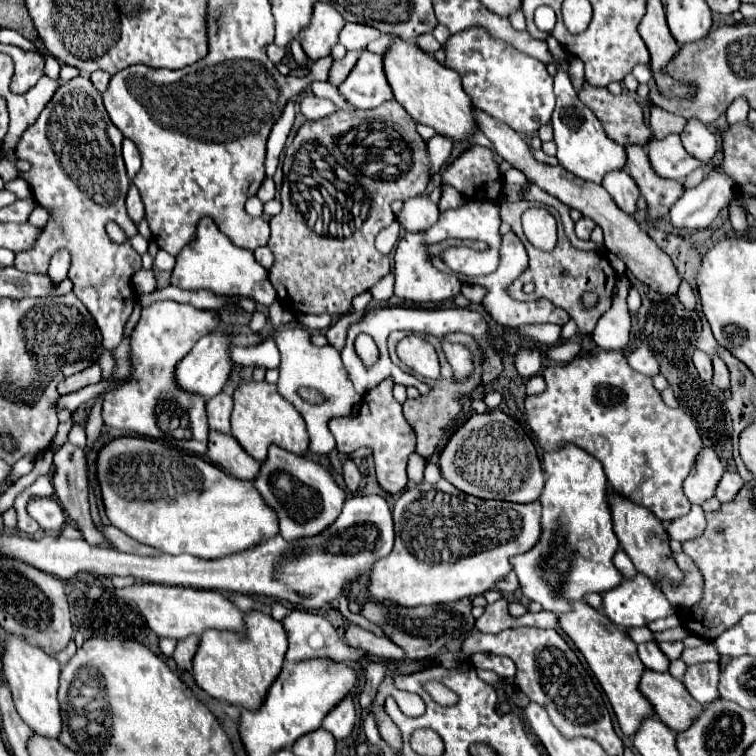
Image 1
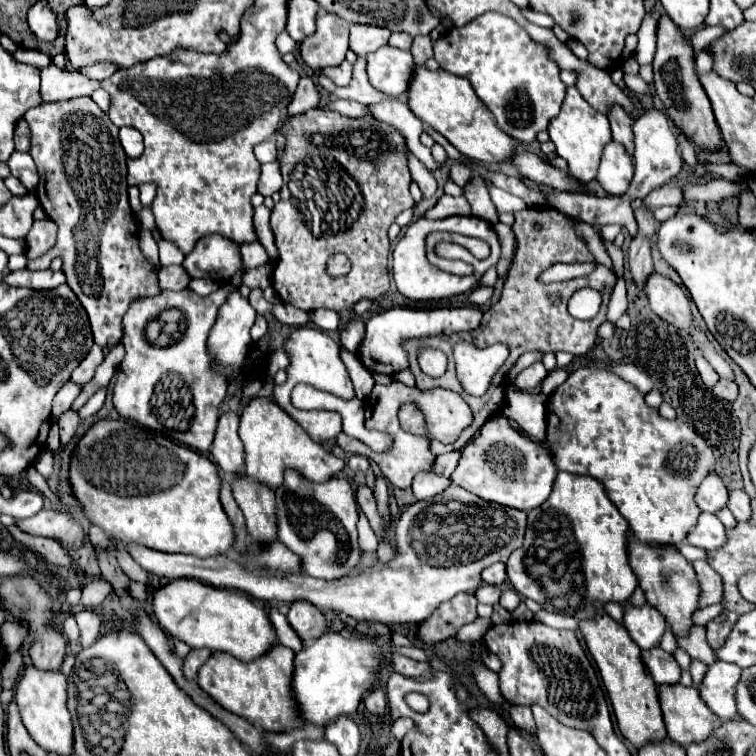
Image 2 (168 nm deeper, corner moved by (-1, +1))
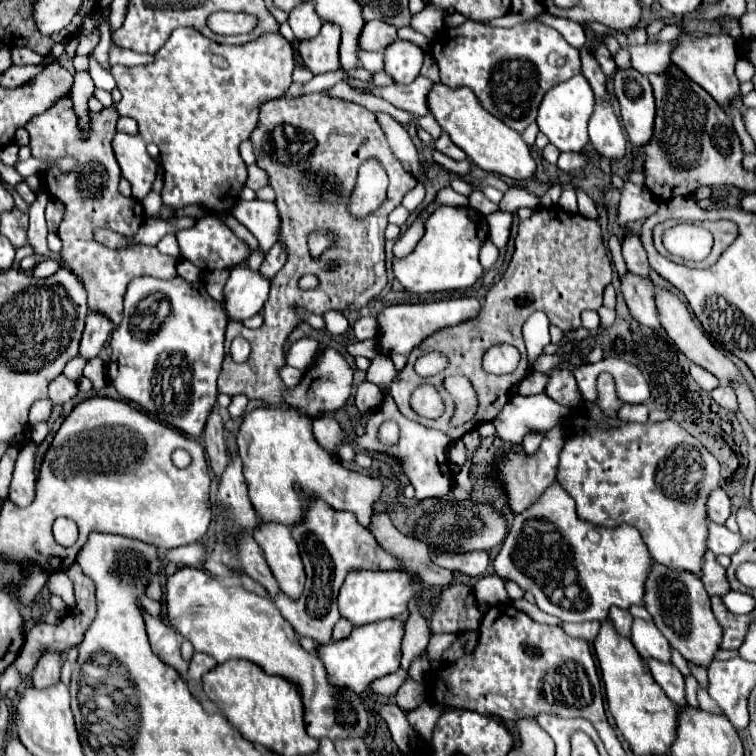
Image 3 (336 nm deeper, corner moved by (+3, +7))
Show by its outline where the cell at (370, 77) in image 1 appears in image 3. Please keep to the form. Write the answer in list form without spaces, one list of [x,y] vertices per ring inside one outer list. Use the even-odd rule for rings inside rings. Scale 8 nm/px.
[[[396,40],[384,50],[384,54],[386,54],[386,72],[398,84],[410,84],[420,74],[424,60],[424,52],[420,46],[406,40]]]

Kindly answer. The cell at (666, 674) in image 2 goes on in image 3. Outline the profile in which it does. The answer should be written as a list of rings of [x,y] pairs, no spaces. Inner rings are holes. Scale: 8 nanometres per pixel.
[[[646,660],[654,680],[660,684],[664,694],[678,706],[686,708],[686,692],[684,692],[684,676],[674,664],[664,664],[658,660]]]

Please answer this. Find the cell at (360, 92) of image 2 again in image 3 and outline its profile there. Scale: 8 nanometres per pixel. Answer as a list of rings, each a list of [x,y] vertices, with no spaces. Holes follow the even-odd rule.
[[[418,76],[412,84],[394,84],[386,88],[376,88],[374,96],[388,100],[400,110],[406,110],[414,116],[426,116],[428,110],[428,92],[432,90],[432,80]]]

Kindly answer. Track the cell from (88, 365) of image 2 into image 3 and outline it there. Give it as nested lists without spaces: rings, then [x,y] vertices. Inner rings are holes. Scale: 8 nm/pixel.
[[[88,312],[86,328],[84,328],[82,342],[80,342],[80,356],[84,356],[86,360],[98,356],[100,348],[108,340],[112,328],[114,328],[114,324],[108,320],[108,316],[96,316],[96,312]]]

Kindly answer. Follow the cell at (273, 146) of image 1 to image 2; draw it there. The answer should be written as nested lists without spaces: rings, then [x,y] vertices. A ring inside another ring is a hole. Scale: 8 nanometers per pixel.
[[[268,142],[268,144],[258,144],[254,148],[254,154],[258,158],[260,164],[266,164],[266,162],[274,162],[276,160],[276,144],[274,142]]]

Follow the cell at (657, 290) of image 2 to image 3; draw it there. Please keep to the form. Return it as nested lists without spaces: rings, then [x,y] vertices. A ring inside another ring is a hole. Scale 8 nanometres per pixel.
[[[656,288],[656,306],[658,306],[660,322],[662,322],[664,330],[666,330],[666,334],[668,334],[670,340],[678,346],[678,350],[680,350],[682,354],[686,354],[686,358],[688,358],[690,362],[694,362],[696,366],[708,370],[710,374],[714,374],[714,376],[716,376],[720,382],[724,382],[724,384],[734,384],[734,382],[742,376],[740,370],[734,366],[734,362],[732,362],[730,358],[726,358],[726,356],[712,344],[712,340],[702,332],[702,328],[694,322],[694,318],[690,316],[686,304],[684,304],[678,296],[674,296],[672,292],[668,292],[668,290],[664,290],[664,288]]]

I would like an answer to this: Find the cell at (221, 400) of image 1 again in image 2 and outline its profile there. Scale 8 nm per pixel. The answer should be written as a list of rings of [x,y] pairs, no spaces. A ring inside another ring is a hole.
[[[228,410],[220,414],[210,452],[214,456],[214,462],[226,474],[244,472],[244,448],[238,436],[238,414],[236,412]]]

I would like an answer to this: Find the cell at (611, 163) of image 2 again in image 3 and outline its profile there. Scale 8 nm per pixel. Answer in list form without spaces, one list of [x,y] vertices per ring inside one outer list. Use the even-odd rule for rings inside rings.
[[[596,102],[594,112],[588,124],[590,142],[600,156],[606,158],[622,158],[626,152],[624,130],[616,118],[614,106],[610,102]]]

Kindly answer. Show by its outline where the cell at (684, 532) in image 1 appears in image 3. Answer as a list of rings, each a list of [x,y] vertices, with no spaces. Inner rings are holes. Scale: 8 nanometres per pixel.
[[[710,524],[710,536],[708,536],[708,548],[718,556],[718,554],[726,554],[732,556],[734,552],[740,550],[740,546],[744,544],[744,538],[740,534],[730,532],[726,526],[720,524]]]

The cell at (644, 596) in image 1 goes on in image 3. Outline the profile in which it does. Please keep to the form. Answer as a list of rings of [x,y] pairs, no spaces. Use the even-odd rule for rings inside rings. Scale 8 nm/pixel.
[[[636,618],[632,626],[632,644],[636,646],[642,658],[656,658],[660,662],[670,662],[670,644],[662,636],[662,632],[654,626],[654,622],[644,622]]]

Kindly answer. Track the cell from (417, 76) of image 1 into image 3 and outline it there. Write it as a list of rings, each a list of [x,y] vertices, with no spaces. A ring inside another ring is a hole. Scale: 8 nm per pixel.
[[[434,84],[428,96],[428,106],[432,116],[442,126],[442,130],[450,136],[450,140],[456,146],[460,146],[478,168],[512,178],[520,184],[524,184],[528,178],[536,174],[536,160],[532,158],[532,152],[526,146],[526,142],[520,138],[520,134],[510,126],[506,126],[504,122],[500,122],[490,112],[486,112],[480,106],[478,98],[472,94],[472,90],[468,88],[452,90],[444,84]]]

